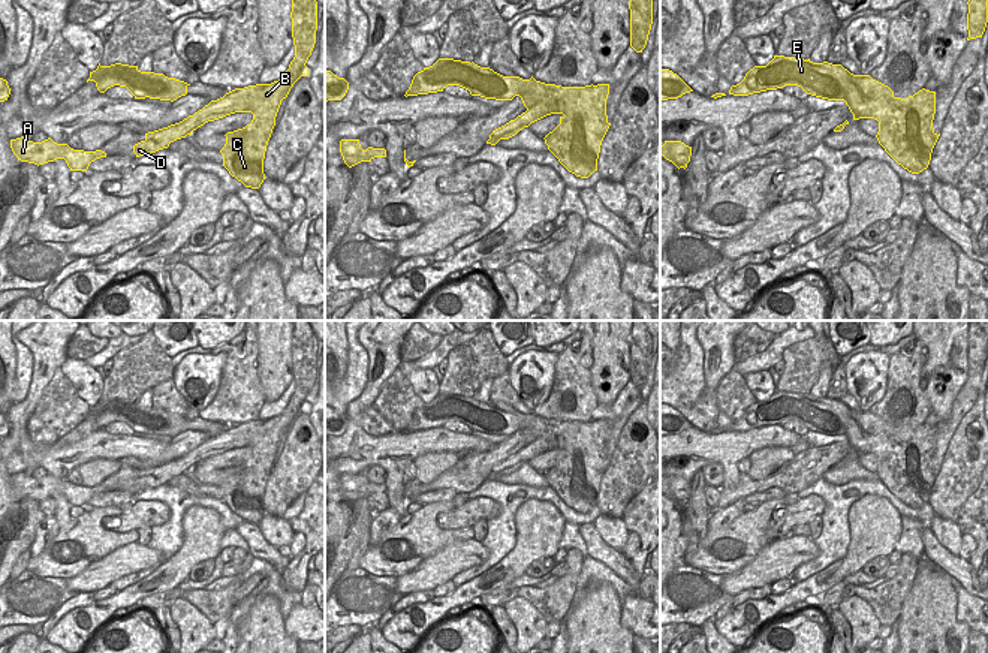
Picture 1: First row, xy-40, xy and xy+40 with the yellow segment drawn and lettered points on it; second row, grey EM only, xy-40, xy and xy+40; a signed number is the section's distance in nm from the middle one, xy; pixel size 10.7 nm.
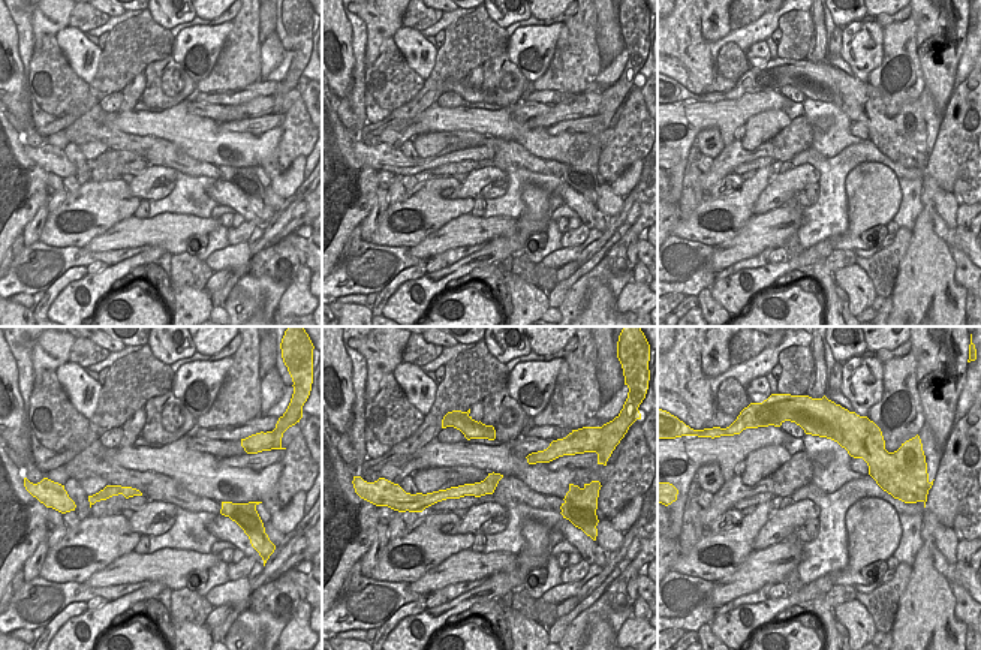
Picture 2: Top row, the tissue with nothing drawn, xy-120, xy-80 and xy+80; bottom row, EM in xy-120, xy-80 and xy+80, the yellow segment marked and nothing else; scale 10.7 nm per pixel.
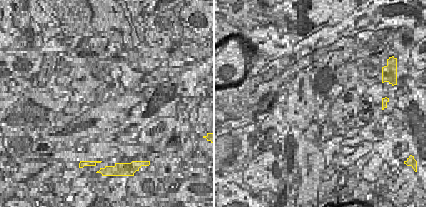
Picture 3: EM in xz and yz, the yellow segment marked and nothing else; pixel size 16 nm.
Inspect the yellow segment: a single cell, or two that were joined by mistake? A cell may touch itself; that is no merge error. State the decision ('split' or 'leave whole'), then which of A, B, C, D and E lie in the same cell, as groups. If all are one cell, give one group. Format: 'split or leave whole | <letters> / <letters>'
split | A D / B C E

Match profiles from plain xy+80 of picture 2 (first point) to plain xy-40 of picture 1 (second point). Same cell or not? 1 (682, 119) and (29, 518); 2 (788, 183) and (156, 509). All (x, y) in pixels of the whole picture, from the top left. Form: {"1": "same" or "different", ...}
{"1": "different", "2": "same"}

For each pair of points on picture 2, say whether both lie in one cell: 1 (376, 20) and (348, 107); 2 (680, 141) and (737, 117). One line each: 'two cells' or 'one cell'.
1: one cell
2: one cell

